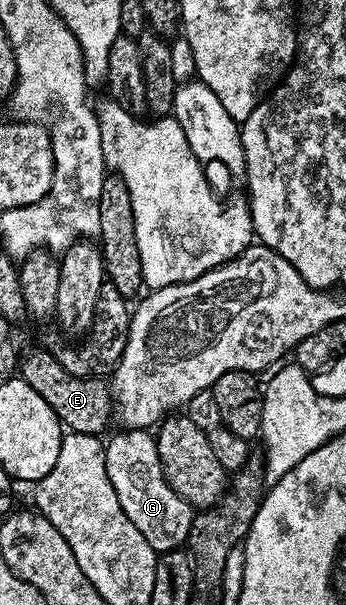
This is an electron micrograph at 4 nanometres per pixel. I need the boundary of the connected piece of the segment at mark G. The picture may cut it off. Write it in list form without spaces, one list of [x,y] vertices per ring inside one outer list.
[[[123,430],[120,436],[115,436],[106,441],[107,457],[105,466],[109,474],[109,482],[113,482],[113,490],[117,494],[117,503],[121,510],[137,526],[137,530],[145,536],[145,540],[153,548],[155,553],[173,552],[182,549],[187,542],[187,535],[191,529],[193,509],[186,500],[167,485],[163,479],[163,473],[159,470],[159,456],[155,452],[155,436],[147,430]]]

